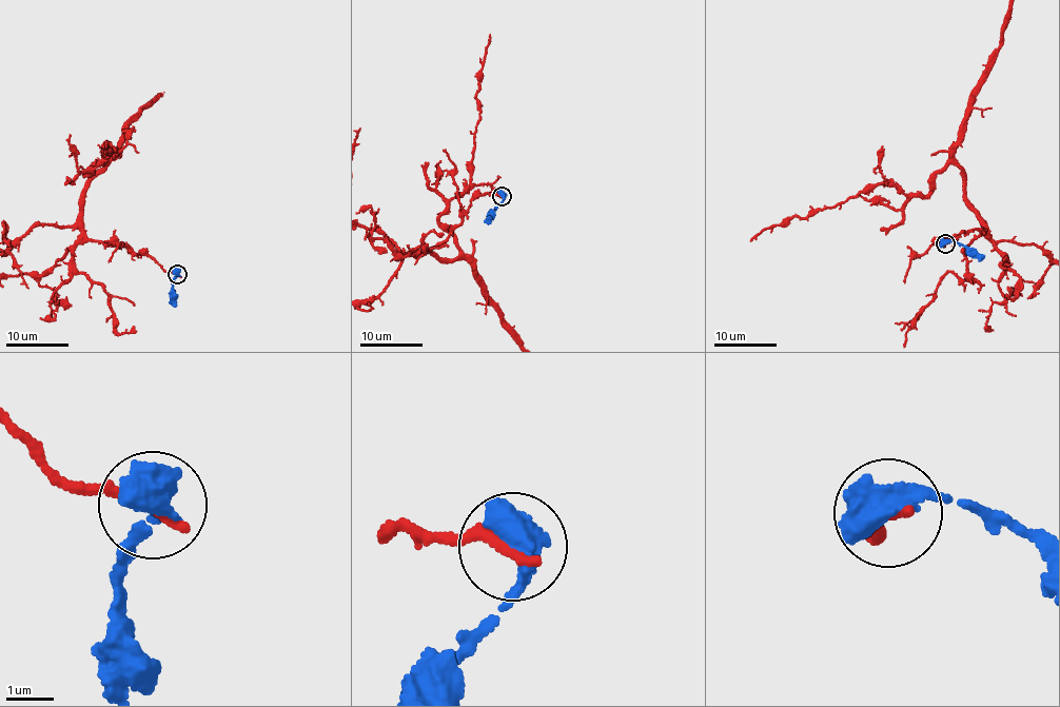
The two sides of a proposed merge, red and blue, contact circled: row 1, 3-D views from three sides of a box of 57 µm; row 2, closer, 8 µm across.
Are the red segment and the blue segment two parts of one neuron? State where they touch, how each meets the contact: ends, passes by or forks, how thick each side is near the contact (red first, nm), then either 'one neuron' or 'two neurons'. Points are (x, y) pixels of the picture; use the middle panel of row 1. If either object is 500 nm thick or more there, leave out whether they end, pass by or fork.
(502, 196) | 260/750 nm | two neurons

